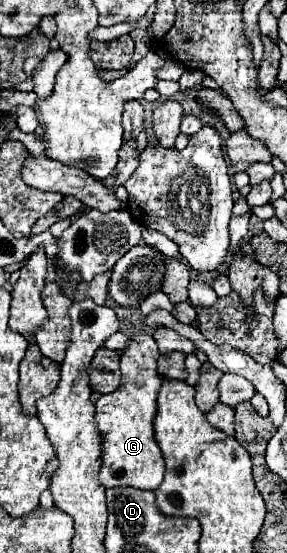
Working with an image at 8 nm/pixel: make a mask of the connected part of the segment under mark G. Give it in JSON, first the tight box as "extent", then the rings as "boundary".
{"extent":[96,332,164,490],"boundary":[[[138,332],[130,338],[130,344],[124,348],[120,354],[120,370],[122,370],[122,380],[120,386],[112,394],[104,394],[96,402],[96,422],[102,432],[102,470],[100,470],[100,482],[106,488],[114,486],[132,486],[140,490],[156,490],[162,482],[164,476],[164,458],[162,452],[154,440],[154,412],[156,412],[156,396],[162,384],[162,378],[156,370],[160,350],[154,342],[154,338],[148,332]]]}

